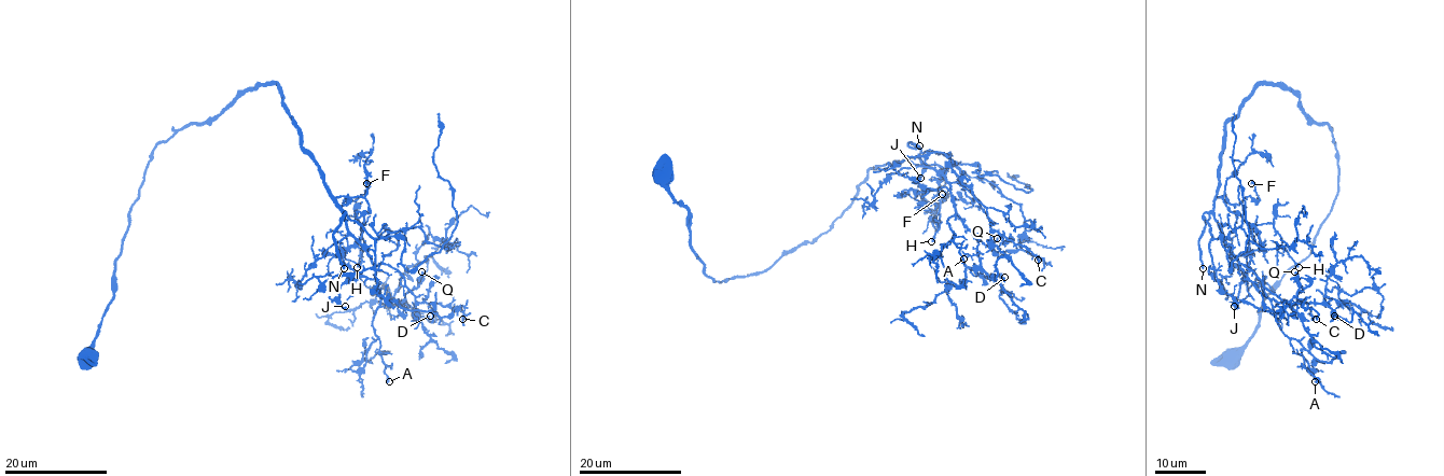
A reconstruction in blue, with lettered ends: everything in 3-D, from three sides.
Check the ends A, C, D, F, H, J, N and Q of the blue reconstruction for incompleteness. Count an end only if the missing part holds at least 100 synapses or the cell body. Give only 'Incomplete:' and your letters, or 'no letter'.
Incomplete: N

